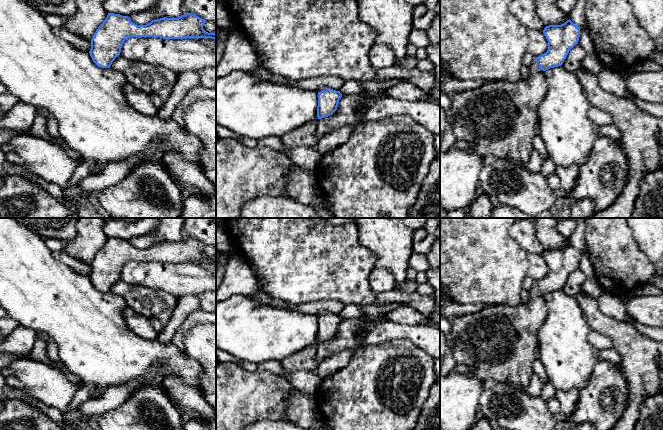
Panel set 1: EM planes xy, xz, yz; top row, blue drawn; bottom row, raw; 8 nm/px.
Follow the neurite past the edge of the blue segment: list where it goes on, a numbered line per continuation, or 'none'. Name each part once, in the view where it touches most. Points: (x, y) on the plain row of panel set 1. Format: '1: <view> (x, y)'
1: yz (499, 343)

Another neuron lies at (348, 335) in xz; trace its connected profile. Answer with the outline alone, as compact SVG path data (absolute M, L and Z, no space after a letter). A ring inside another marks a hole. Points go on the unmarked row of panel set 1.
M369 316L345 319L339 324L337 334L330 340L317 343L316 362L332 357L344 350L354 348L360 342L360 335L368 329L373 322Z

